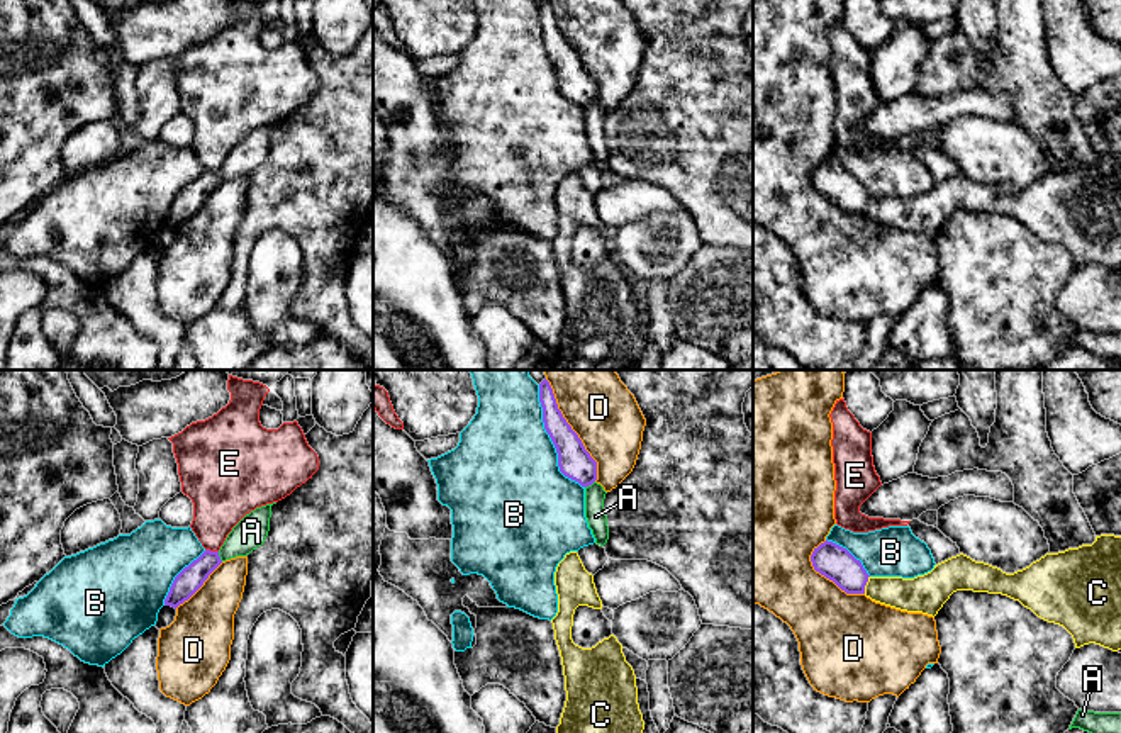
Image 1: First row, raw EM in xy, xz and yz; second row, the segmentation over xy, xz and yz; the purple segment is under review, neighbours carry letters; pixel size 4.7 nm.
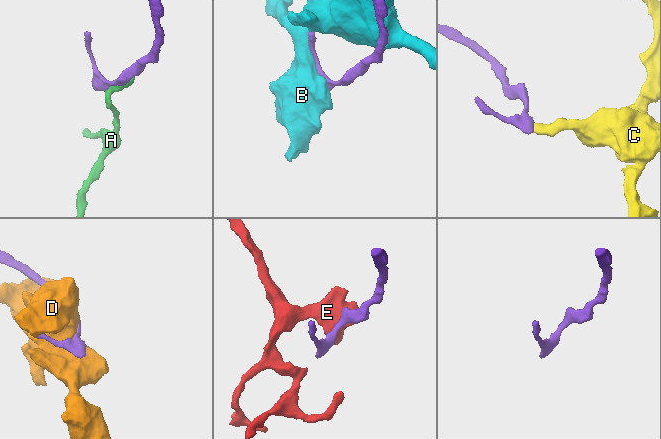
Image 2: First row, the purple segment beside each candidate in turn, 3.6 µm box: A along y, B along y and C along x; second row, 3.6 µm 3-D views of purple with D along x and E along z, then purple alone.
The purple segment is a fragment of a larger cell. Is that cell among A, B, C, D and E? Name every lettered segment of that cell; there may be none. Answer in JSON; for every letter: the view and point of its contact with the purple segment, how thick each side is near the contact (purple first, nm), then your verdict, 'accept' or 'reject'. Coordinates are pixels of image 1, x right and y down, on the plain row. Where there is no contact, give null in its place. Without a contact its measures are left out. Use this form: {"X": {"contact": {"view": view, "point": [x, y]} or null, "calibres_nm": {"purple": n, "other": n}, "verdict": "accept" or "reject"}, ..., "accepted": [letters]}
{"A": {"contact": {"view": "xy", "point": [219, 177]}, "calibres_nm": {"purple": 120, "other": 150}, "verdict": "reject"}, "B": {"contact": {"view": "xz", "point": [552, 60]}, "calibres_nm": {"purple": 160, "other": 500}, "verdict": "reject"}, "C": {"contact": {"view": "yz", "point": [865, 204]}, "calibres_nm": {"purple": 160, "other": 160}, "verdict": "accept"}, "D": {"contact": {"view": "xz", "point": [574, 51]}, "calibres_nm": {"purple": 160, "other": 320}, "verdict": "reject"}, "E": {"contact": {"view": "xy", "point": [212, 172]}, "calibres_nm": {"purple": 120, "other": 260}, "verdict": "reject"}, "accepted": ["C"]}

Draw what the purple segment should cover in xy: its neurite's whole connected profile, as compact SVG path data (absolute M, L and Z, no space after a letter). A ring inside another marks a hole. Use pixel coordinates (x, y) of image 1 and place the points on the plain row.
M205 170L197 180L185 187L173 200L165 226L178 227L188 221L222 183L219 171Z

